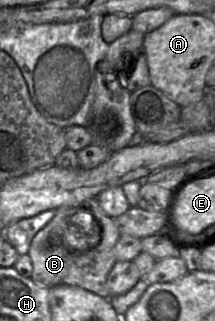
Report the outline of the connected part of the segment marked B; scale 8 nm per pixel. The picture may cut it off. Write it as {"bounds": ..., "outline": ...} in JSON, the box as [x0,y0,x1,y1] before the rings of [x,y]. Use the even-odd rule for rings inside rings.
{"bounds":[27,198,121,298],"outline":[[[97,198],[88,199],[77,207],[59,208],[50,222],[38,231],[31,241],[27,253],[31,258],[33,266],[30,278],[38,285],[47,288],[60,285],[74,286],[104,298],[111,298],[113,296],[110,295],[107,289],[107,276],[116,263],[114,248],[120,237],[121,234],[114,223],[114,218],[105,214]],[[78,210],[89,211],[96,218],[101,228],[101,240],[99,244],[93,249],[84,252],[69,249],[63,241],[64,231],[69,219]]]}

